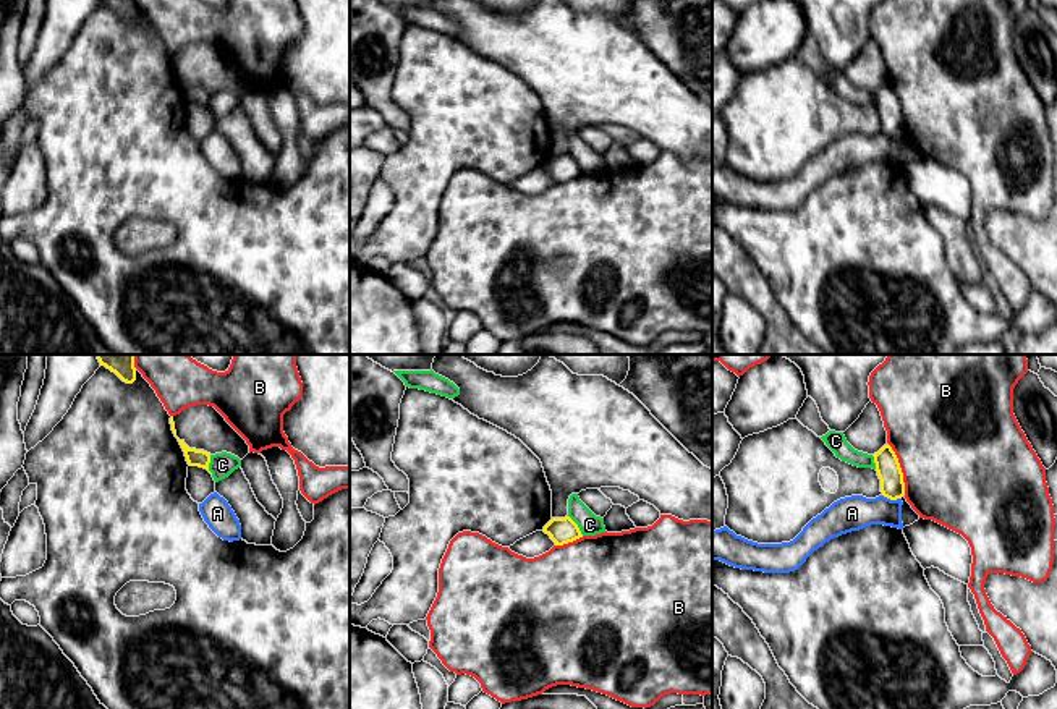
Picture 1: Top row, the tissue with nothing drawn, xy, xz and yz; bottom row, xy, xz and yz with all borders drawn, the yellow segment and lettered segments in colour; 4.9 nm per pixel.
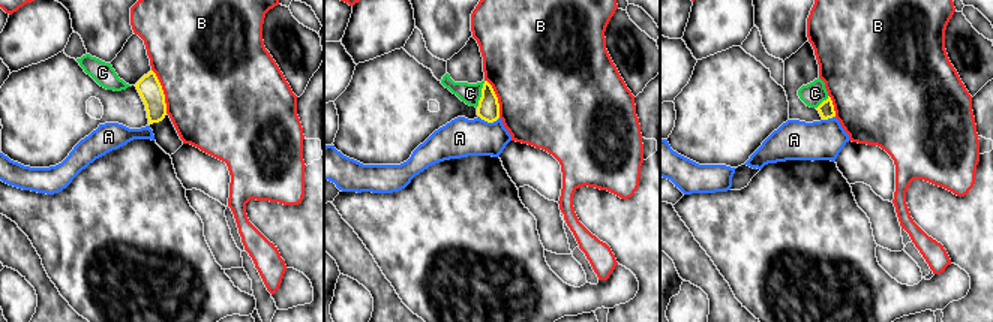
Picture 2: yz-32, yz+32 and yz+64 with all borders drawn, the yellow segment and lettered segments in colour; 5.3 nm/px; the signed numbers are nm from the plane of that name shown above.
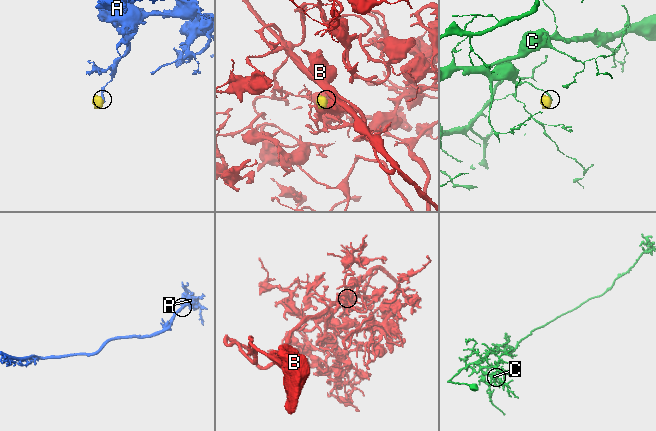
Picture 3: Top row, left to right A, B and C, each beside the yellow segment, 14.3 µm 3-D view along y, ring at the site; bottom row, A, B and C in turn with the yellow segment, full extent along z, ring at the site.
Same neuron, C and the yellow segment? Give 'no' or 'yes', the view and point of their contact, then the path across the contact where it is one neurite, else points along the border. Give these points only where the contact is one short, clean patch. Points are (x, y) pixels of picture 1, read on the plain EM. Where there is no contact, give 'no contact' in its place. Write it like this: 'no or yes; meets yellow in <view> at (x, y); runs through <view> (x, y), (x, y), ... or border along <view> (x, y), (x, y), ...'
no; meets yellow in xz at (577, 162); border along xz (568, 152), (583, 172)

